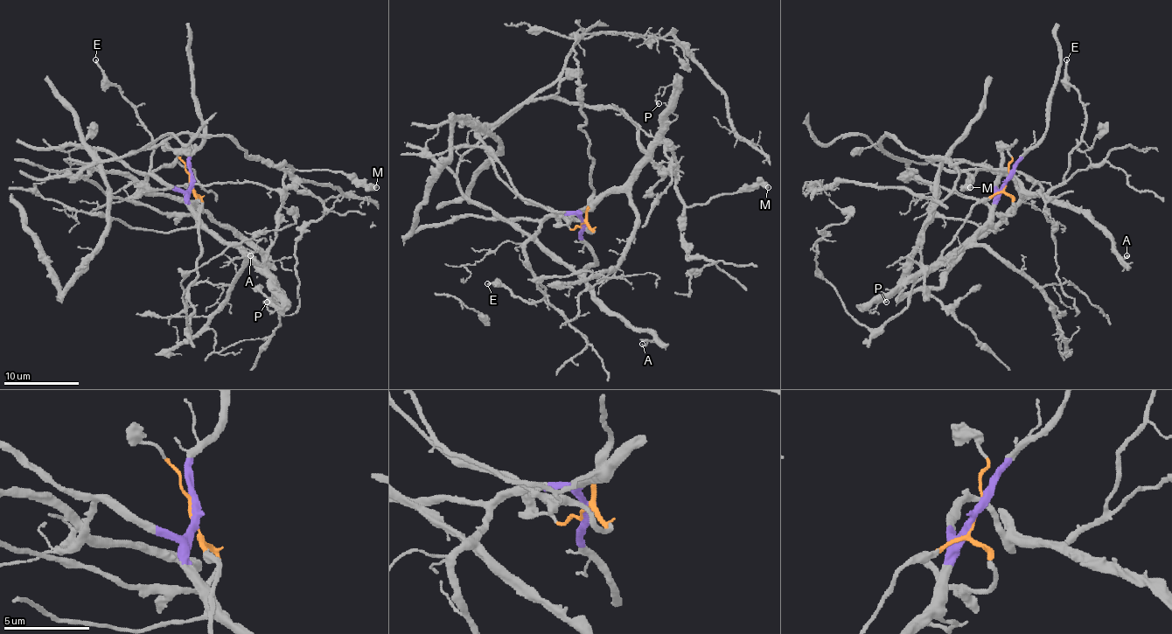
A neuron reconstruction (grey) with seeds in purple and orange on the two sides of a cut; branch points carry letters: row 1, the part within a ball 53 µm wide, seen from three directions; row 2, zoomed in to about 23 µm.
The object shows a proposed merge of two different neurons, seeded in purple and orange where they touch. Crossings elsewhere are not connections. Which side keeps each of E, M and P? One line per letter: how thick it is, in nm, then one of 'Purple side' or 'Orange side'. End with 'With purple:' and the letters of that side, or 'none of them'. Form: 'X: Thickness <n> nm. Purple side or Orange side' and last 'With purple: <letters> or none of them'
E: Thickness 190 nm. Purple side
M: Thickness 500 nm. Orange side
P: Thickness 120 nm. Purple side
With purple: E, P

